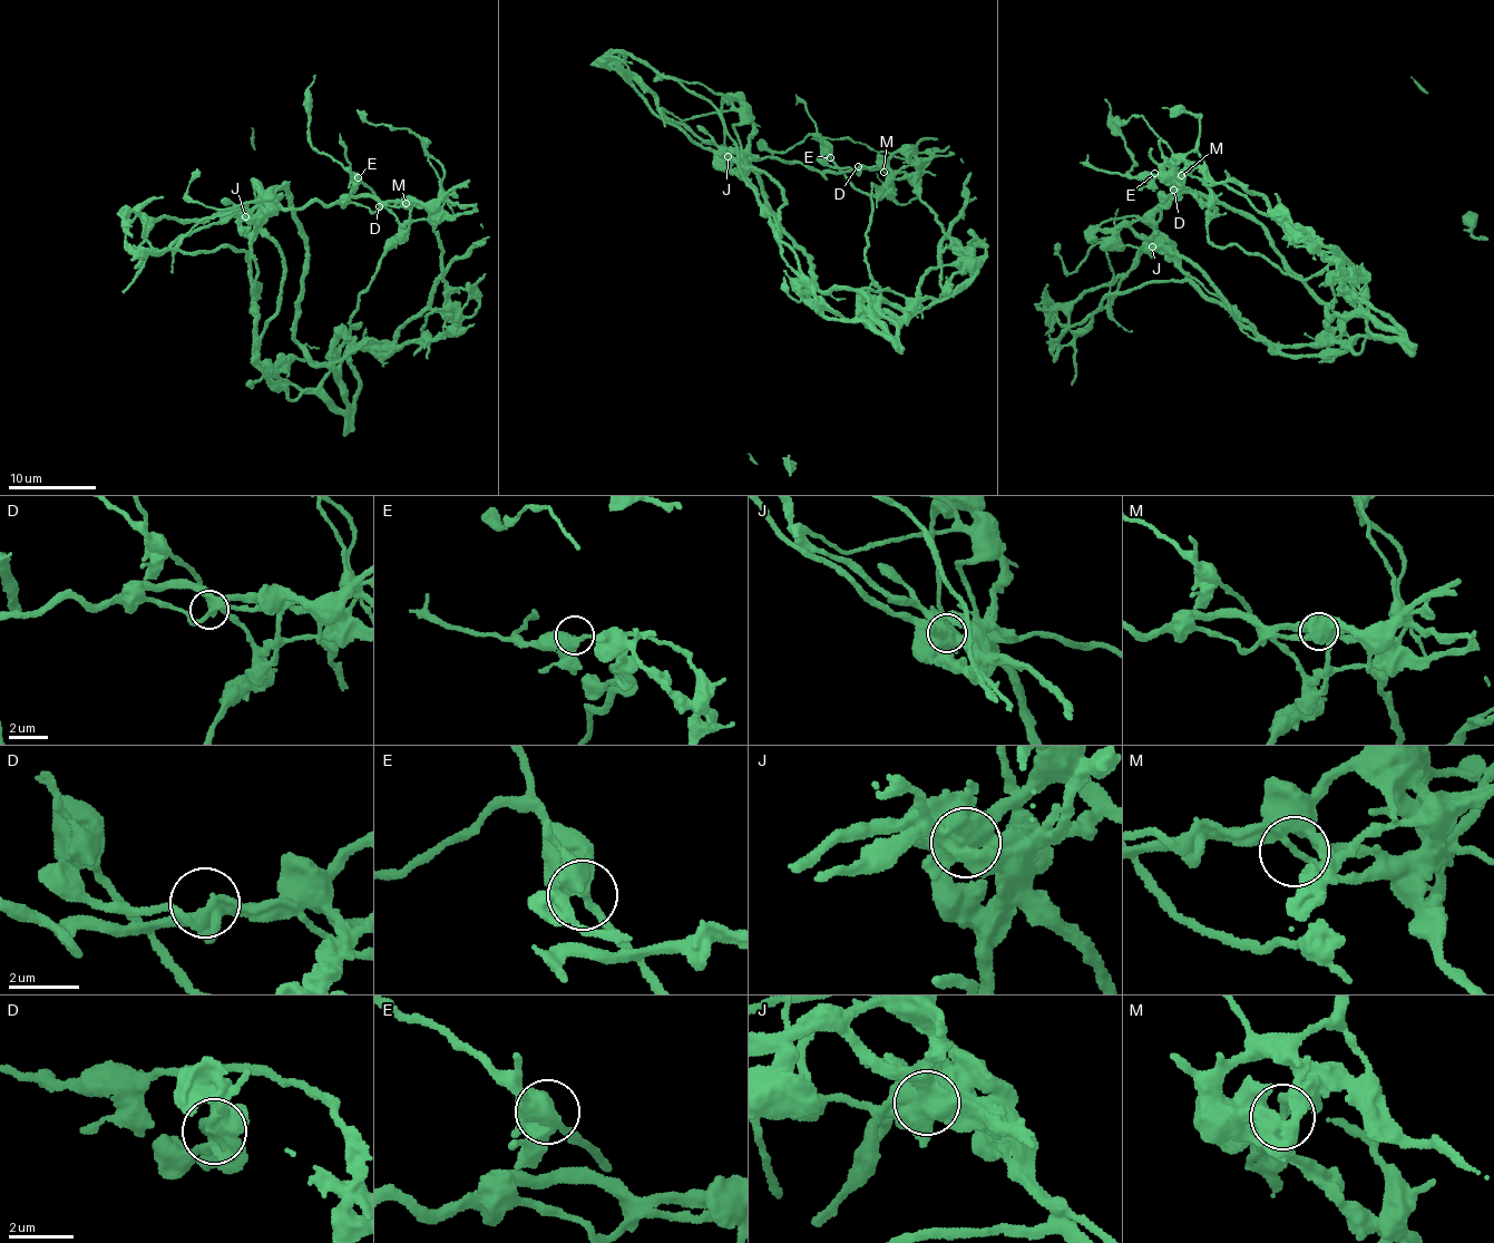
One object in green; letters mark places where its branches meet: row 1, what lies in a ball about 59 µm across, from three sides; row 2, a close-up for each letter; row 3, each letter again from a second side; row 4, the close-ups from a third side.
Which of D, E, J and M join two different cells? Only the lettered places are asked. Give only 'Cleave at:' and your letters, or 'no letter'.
Cleave at: J, M

